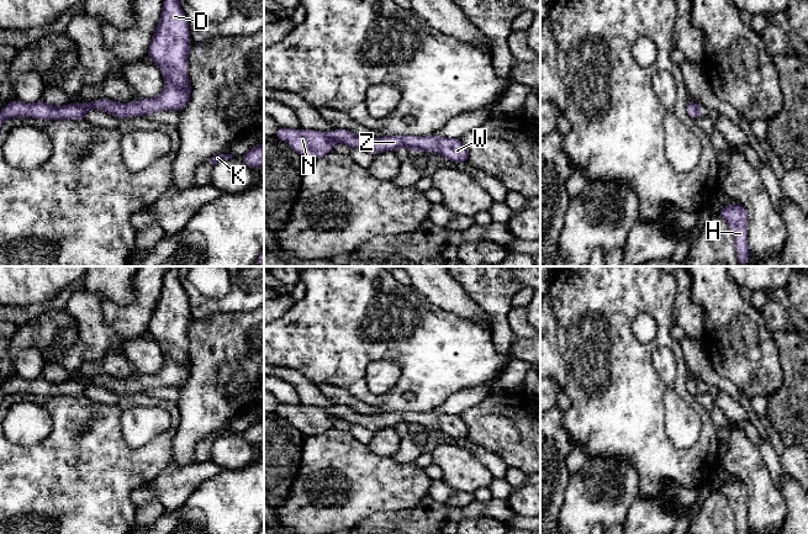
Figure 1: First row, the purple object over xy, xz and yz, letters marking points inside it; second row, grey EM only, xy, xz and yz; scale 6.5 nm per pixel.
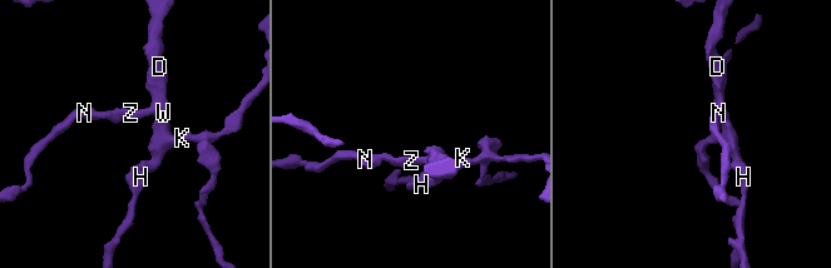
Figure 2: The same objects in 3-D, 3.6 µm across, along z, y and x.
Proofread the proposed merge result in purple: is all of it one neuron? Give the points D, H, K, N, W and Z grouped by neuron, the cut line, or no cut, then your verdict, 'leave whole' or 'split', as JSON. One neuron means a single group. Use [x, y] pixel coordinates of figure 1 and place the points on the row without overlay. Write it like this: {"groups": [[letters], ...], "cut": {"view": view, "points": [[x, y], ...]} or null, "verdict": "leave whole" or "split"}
{"groups": [["D", "H", "K", "N", "W", "Z"]], "cut": null, "verdict": "leave whole"}

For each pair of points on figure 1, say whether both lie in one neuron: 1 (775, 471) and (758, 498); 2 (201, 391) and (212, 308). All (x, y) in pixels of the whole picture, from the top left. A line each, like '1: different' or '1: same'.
1: different
2: different

